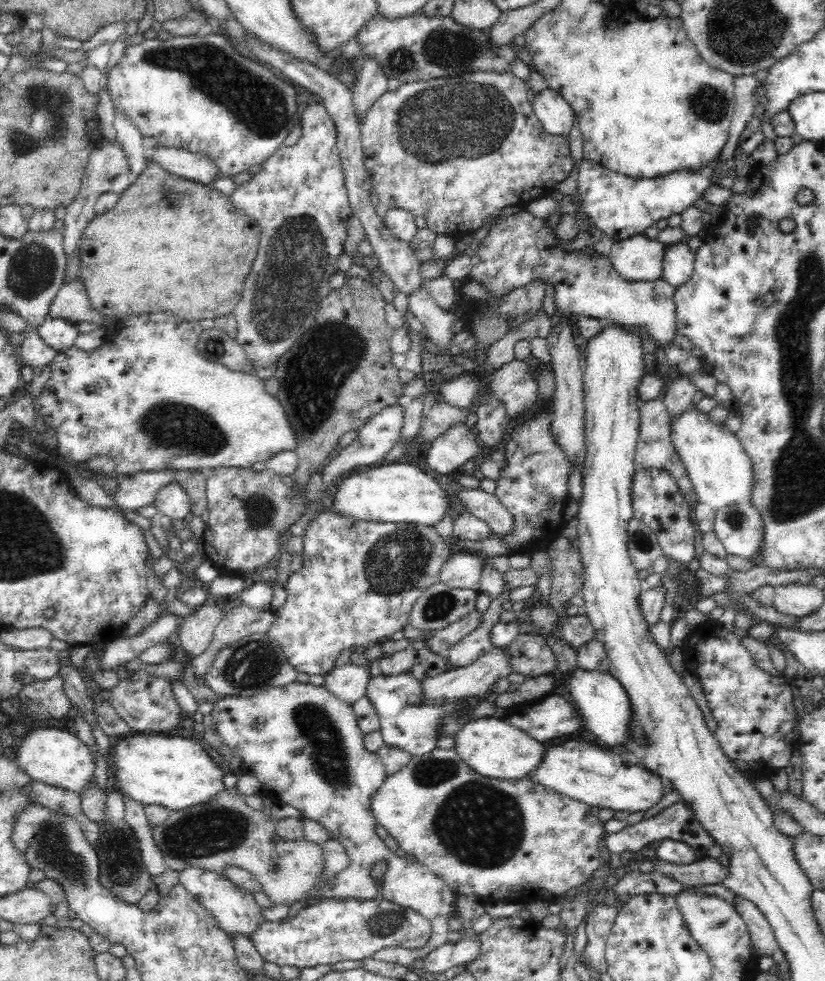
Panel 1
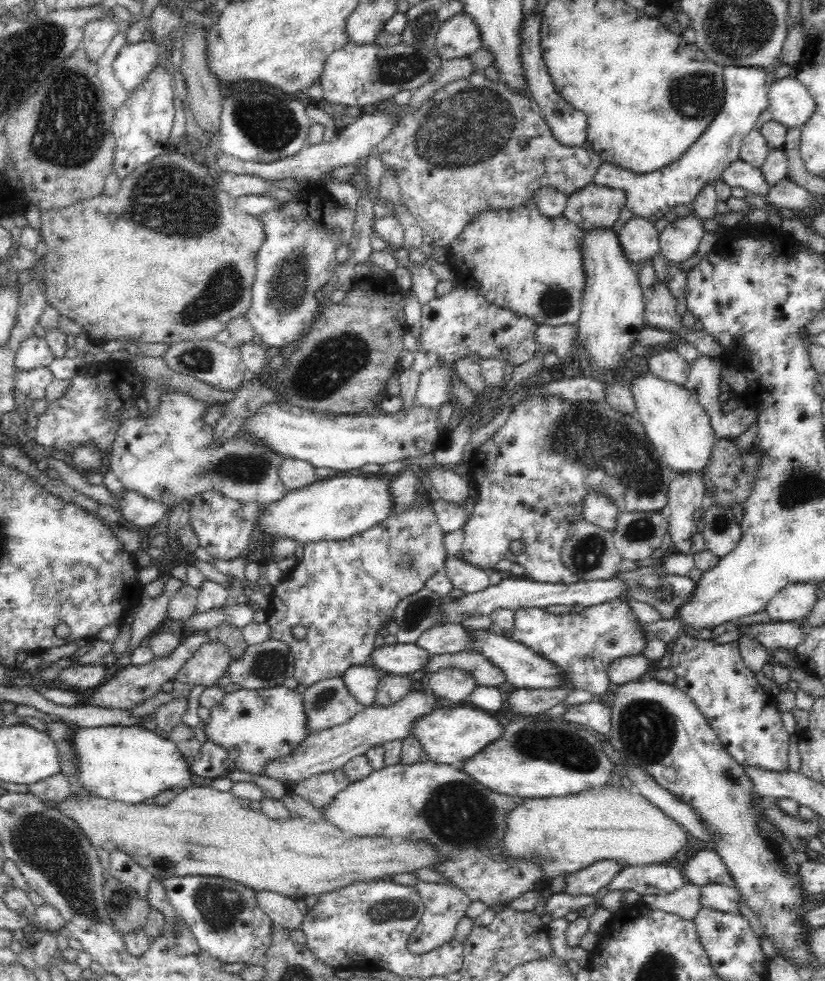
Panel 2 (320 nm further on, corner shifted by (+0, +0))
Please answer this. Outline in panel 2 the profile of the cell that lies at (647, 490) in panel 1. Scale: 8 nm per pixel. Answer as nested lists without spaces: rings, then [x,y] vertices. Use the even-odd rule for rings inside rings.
[[[531,391],[529,393],[523,393],[523,395],[520,395],[517,398],[514,408],[509,414],[505,424],[498,429],[496,433],[492,434],[484,444],[478,446],[473,453],[467,468],[469,470],[468,476],[471,478],[470,483],[476,489],[478,500],[475,502],[472,515],[463,525],[465,535],[458,557],[486,572],[494,570],[500,560],[507,560],[513,564],[520,564],[520,566],[524,566],[525,568],[525,578],[530,578],[531,581],[542,584],[570,585],[584,582],[583,578],[577,574],[571,573],[570,570],[564,566],[563,560],[561,559],[561,550],[564,546],[569,526],[574,522],[574,507],[577,504],[582,503],[587,494],[590,494],[591,492],[600,493],[600,495],[604,495],[612,500],[619,510],[624,512],[661,510],[665,509],[667,486],[677,475],[677,473],[664,463],[659,455],[657,455],[653,445],[649,443],[648,438],[646,437],[642,423],[636,416],[628,416],[627,414],[618,412],[608,405],[605,400],[580,400],[578,404],[576,402],[572,404],[571,402],[561,400],[560,396],[541,396],[539,392]],[[514,540],[522,540],[522,542],[526,544],[526,549],[521,554],[514,555],[514,553],[510,551],[510,542],[514,542]]]

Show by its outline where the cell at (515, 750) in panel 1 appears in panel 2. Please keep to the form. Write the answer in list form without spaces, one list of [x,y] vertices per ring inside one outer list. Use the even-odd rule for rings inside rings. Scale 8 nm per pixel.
[[[465,704],[456,708],[434,708],[432,712],[426,712],[418,720],[414,720],[408,735],[412,735],[418,740],[422,751],[428,755],[428,760],[458,769],[462,760],[480,752],[480,748],[484,748],[486,744],[496,740],[496,736],[502,732],[500,722],[496,722],[490,714],[486,714],[482,710],[474,710],[474,708],[474,706]]]

